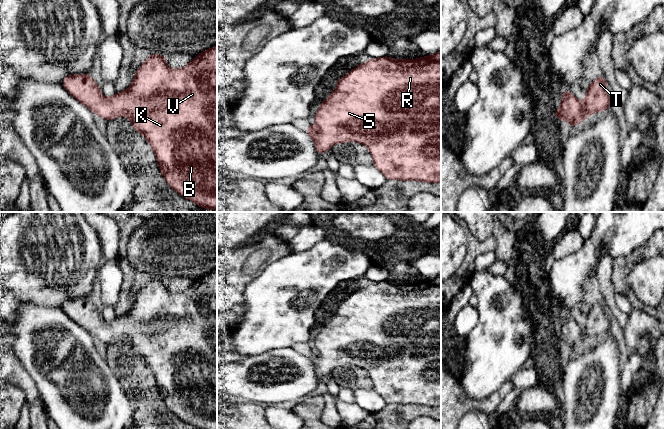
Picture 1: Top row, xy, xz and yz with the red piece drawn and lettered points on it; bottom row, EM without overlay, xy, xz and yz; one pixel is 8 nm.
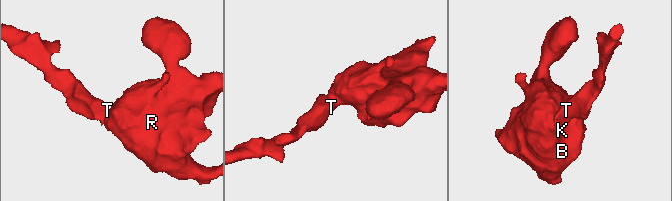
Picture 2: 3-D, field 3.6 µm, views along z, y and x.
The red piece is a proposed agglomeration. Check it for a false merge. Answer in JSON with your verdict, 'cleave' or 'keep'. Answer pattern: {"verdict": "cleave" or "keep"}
{"verdict": "keep"}

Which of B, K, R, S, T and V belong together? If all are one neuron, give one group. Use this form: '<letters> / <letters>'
B K R S T V

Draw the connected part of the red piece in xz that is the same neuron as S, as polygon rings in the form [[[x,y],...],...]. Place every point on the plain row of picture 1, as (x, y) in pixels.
[[[441,275],[413,284],[385,280],[359,288],[339,303],[314,343],[317,352],[309,347],[306,357],[313,363],[319,379],[330,375],[336,367],[354,365],[369,373],[373,389],[387,404],[441,406]]]

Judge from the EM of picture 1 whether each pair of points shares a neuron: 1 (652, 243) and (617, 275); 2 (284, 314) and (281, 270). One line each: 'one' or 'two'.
1: one
2: one

